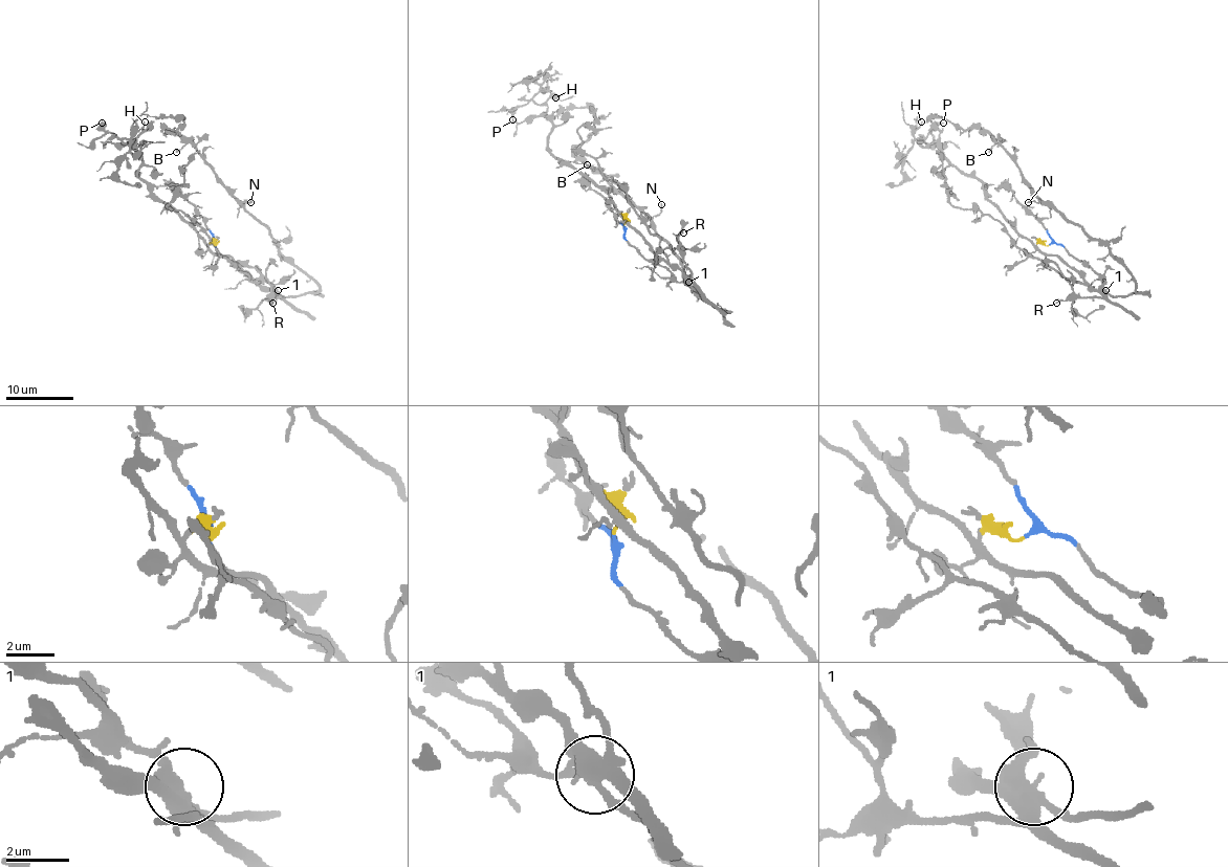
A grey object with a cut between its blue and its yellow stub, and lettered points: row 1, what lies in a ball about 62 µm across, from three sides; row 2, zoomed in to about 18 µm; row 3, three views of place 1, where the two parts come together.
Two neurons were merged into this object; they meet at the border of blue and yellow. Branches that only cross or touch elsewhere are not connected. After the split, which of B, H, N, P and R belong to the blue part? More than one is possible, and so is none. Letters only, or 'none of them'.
B, N

